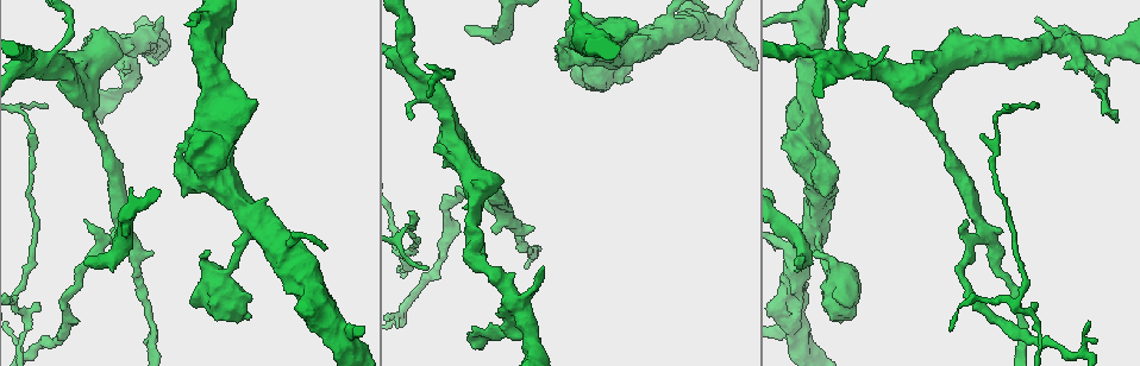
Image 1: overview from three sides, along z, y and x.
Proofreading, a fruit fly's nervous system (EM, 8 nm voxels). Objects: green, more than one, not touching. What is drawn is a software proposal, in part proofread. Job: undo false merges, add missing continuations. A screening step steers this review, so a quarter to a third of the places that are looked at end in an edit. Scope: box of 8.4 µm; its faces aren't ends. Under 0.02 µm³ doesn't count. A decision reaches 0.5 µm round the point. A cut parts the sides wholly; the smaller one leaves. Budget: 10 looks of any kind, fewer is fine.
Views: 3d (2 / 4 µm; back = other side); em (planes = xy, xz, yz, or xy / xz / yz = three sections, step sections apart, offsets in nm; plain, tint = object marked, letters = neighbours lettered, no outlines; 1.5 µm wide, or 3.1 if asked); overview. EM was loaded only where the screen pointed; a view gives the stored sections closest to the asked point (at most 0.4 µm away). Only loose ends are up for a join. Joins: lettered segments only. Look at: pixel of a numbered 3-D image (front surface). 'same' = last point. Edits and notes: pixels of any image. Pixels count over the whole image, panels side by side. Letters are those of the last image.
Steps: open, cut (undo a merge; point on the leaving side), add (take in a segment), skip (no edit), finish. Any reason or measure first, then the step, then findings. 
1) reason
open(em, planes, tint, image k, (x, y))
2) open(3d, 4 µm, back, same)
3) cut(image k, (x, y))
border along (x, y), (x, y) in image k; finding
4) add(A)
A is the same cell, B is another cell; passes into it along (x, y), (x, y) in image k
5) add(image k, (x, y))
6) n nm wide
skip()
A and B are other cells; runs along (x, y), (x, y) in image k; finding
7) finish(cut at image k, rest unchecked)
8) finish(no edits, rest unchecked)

free end
open(3d, 2 µm, image 1, (813, 253))

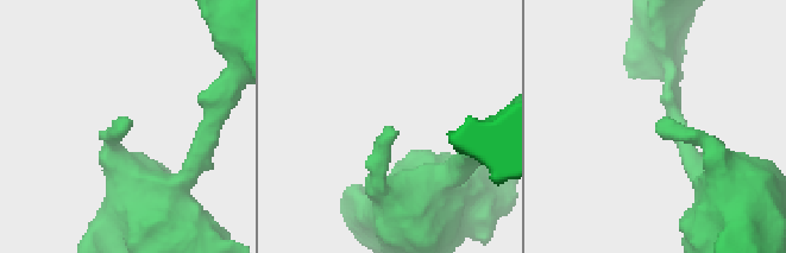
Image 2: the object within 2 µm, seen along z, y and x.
shape alone is not enough
open(em, planes, letters, image 2, (121, 126))

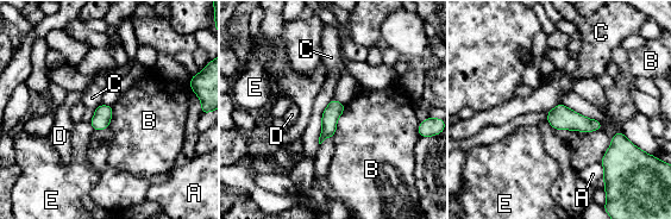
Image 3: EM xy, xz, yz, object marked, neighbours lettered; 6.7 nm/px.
skip()
A, B, C, D and E are other cells; border along (622, 132), (613, 136), (600, 162) in image 3; no lettered segment goes on from it

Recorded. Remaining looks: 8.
free end
open(3d, 4 µm, image 1, (248, 319))

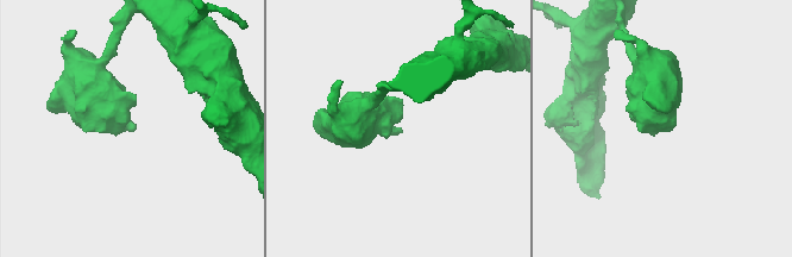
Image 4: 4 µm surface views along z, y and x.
open(em, planes, letters, image 4, (131, 130))

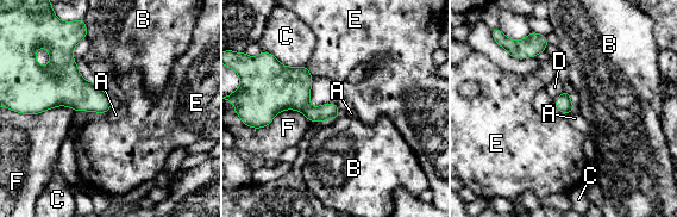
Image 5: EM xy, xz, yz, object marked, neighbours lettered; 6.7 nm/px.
skip()
A, B, C, D, E and F are other cells; border along (94, 82), (111, 99), (105, 113) in image 5; none of them fits

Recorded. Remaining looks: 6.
an open end
open(em, planes, letters, image 1, (468, 27))

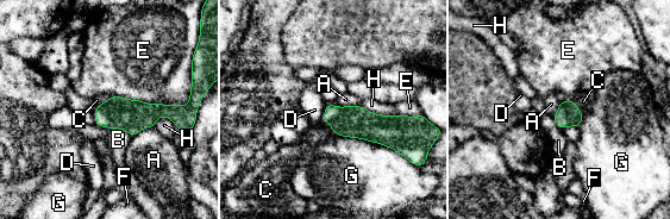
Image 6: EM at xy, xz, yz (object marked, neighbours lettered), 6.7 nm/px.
160 nm wide; E touches over 500 nm
add(C)
C is the same cell, A, B, D, E, F, G and H are other cells; it goes on there

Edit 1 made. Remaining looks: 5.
open(3d, 4 µm, image 1, (513, 301))

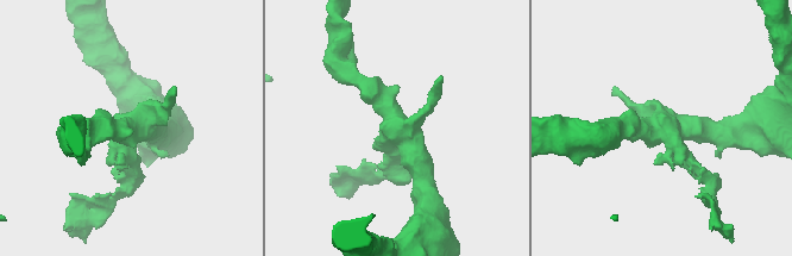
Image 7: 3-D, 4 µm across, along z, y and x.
shape alone is not enough
open(em, planes, letters, image 7, (131, 128))

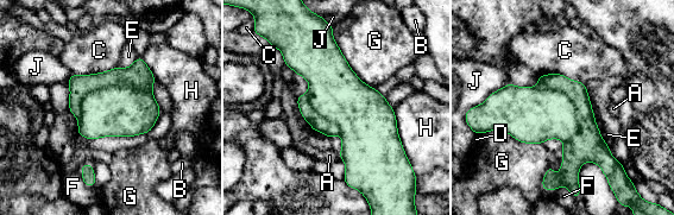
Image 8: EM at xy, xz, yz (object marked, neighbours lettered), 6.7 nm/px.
G touches over 500 nm
cut(image 8, (138, 75))
A, B, C, D, E, F, G, H and J are other cells; the part that leaves runs along (556, 76), (581, 101), (585, 144), (549, 177) in image 8; two neurons meet here

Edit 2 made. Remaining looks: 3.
finish(add at image 6, cut at image 8, rest unchecked)

